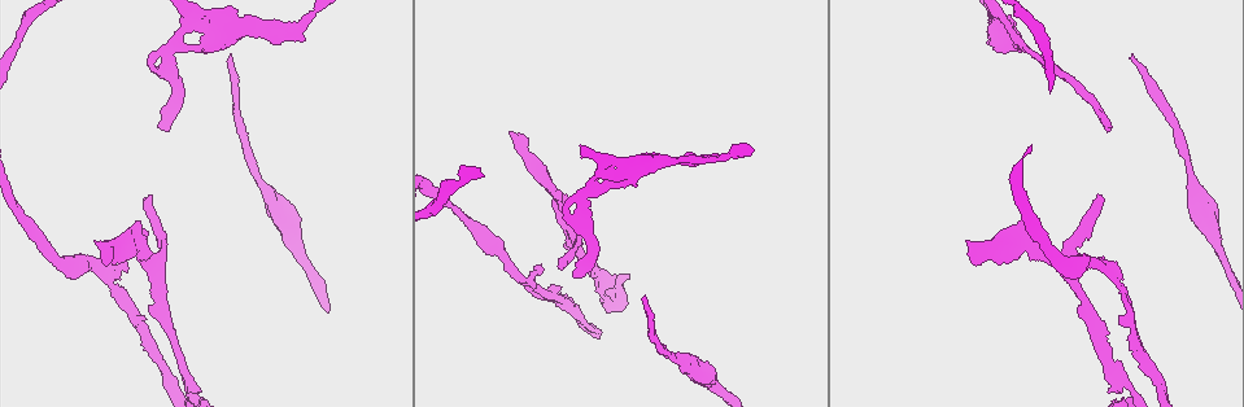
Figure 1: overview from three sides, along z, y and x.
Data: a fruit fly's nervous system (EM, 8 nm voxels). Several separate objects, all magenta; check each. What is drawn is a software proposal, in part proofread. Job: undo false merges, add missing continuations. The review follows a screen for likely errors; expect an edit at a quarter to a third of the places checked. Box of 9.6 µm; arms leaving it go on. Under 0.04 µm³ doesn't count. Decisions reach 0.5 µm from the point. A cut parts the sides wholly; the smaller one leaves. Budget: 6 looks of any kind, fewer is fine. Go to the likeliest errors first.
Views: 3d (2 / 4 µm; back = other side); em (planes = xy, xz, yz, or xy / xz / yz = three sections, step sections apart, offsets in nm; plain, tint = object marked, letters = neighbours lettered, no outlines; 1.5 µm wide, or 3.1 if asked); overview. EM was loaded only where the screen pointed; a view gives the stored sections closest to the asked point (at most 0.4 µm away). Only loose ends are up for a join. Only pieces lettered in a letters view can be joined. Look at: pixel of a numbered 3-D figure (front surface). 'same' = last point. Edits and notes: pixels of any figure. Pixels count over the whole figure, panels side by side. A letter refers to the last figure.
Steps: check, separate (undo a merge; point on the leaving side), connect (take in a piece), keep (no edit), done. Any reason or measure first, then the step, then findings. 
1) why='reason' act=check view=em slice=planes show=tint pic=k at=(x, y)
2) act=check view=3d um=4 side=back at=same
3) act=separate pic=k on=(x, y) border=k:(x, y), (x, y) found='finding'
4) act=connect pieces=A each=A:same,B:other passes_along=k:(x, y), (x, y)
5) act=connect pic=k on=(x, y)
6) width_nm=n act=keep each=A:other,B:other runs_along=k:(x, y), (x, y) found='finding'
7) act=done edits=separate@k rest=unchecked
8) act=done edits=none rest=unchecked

why='thin end' act=check view=3d um=2 pic=1 at=(1100, 194)

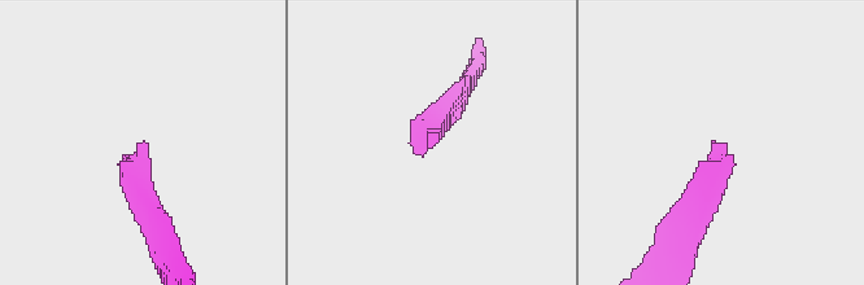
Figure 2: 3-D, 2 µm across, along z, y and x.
act=check view=em slice=yz step=4 show=letters pic=2 at=(137, 144)

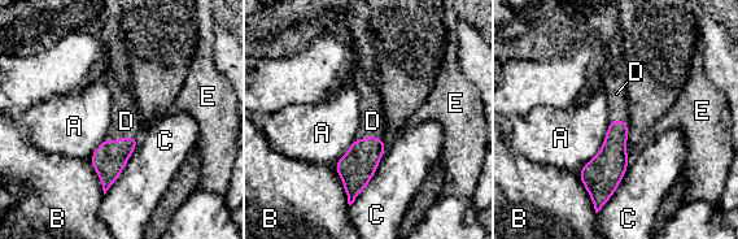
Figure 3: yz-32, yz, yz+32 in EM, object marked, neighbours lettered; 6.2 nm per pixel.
act=connect pieces=D each=A:other,B:other,C:other,D:same,E:other passes_along=3:(110, 157), (121, 139), (126, 121) found='the neuron continues'

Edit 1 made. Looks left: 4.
why='thin end' act=check view=em slice=planes show=letters pic=1 at=(232, 58)

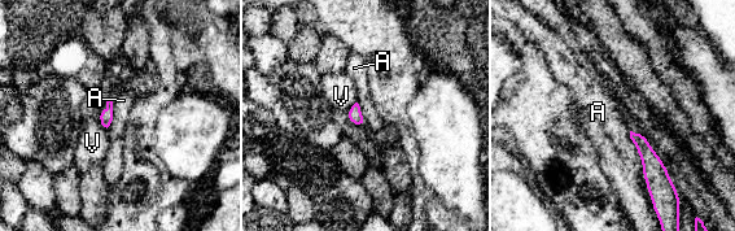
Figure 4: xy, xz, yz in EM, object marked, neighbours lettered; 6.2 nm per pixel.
act=keep each=A:other,V:other border=4:(629, 131), (651, 200) found='none of them fits'

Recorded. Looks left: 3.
act=done edits=connect@3 rest=unchecked

